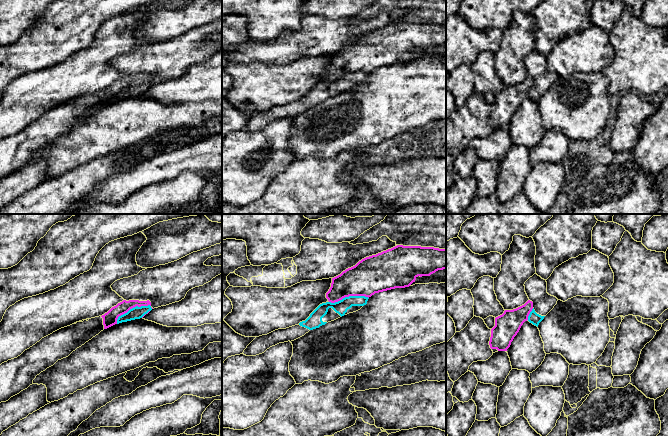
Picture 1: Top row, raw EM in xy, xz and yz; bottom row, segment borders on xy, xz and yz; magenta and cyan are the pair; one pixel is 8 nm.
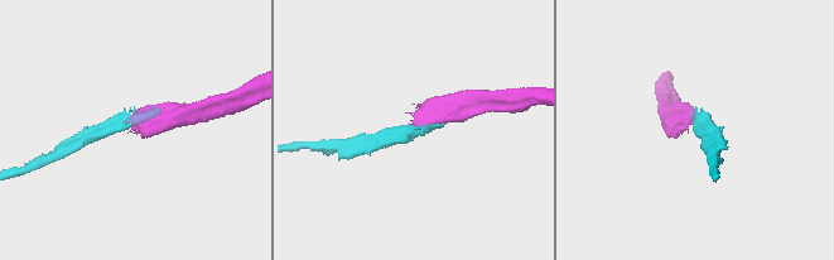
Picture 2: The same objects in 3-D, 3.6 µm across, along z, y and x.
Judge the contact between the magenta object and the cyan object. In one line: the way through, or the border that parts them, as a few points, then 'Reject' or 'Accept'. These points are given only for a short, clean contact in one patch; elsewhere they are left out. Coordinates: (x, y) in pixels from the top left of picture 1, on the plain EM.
Boundary: xy (152, 84), (149, 81), (134, 82), (121, 90), (116, 99). Reject

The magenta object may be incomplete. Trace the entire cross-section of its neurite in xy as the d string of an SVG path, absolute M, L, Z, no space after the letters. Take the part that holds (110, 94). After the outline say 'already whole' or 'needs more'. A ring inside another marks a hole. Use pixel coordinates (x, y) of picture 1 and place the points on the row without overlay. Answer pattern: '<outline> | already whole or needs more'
M123 76L102 92L77 98L42 114L17 134L0 141L0 179L8 177L33 160L41 148L58 136L68 133L104 105L117 100L119 92L138 82L151 82L151 78Z | needs more

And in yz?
M528 76L524 81L505 86L502 91L496 93L495 102L491 105L490 124L507 127L523 99L528 96L532 85L533 78Z | already whole

